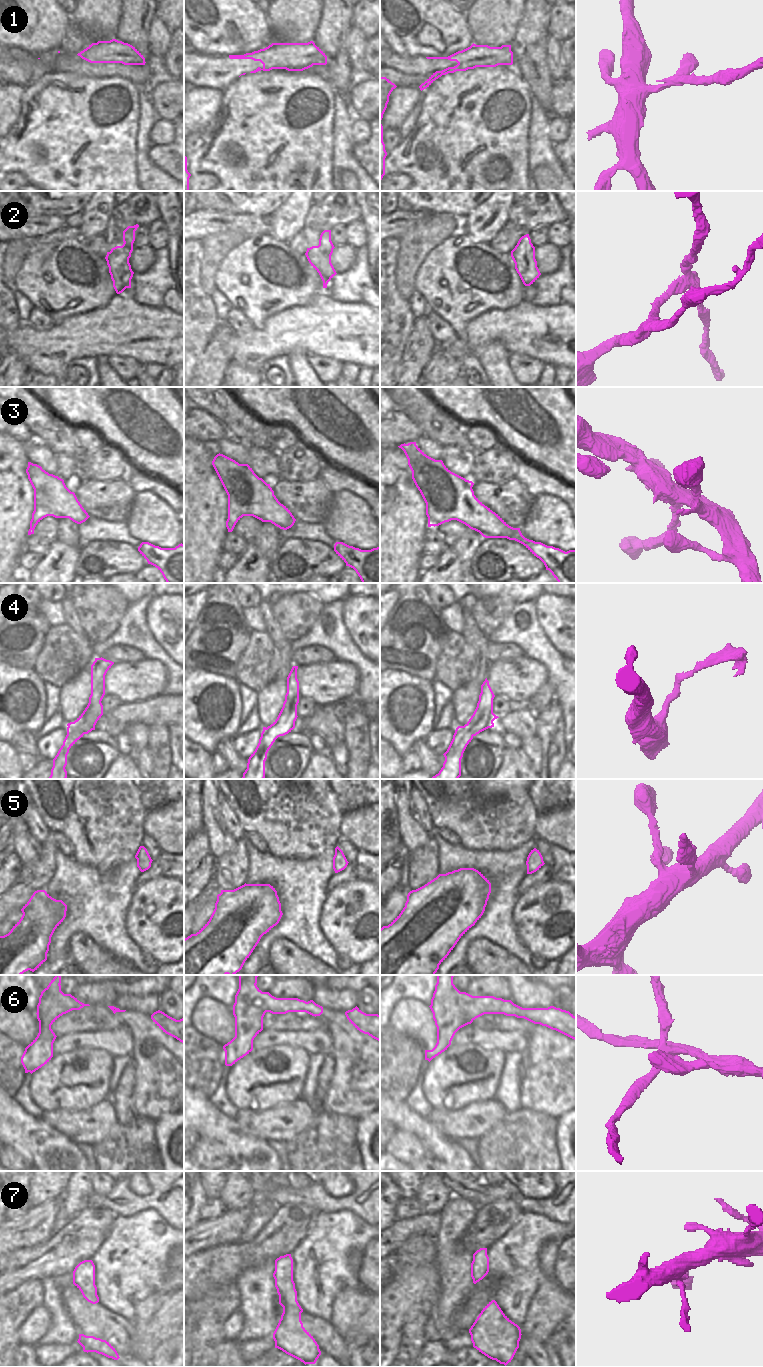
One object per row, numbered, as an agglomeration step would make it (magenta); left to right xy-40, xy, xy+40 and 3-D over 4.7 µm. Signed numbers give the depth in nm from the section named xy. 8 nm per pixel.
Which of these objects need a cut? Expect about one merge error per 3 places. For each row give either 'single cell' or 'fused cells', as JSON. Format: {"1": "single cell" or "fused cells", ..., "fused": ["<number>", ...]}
{"1": "fused cells", "2": "fused cells", "3": "single cell", "4": "fused cells", "5": "single cell", "6": "fused cells", "7": "single cell", "fused": ["1", "2", "4", "6"]}

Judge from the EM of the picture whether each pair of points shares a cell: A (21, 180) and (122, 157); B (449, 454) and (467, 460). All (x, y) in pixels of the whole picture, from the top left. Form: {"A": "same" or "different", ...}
{"A": "different", "B": "same"}

